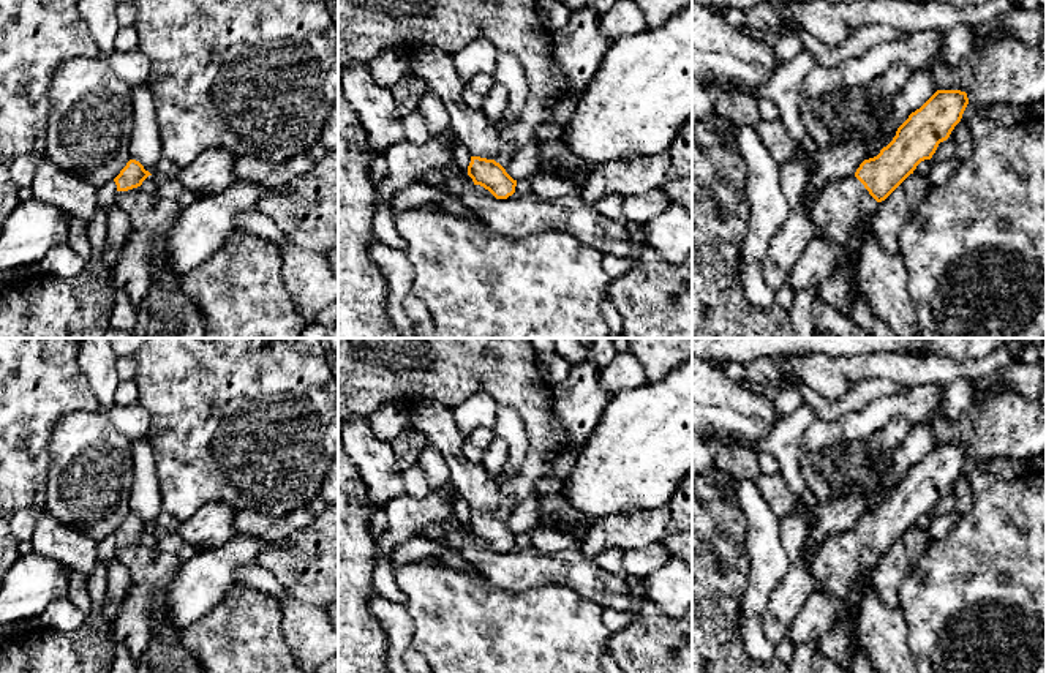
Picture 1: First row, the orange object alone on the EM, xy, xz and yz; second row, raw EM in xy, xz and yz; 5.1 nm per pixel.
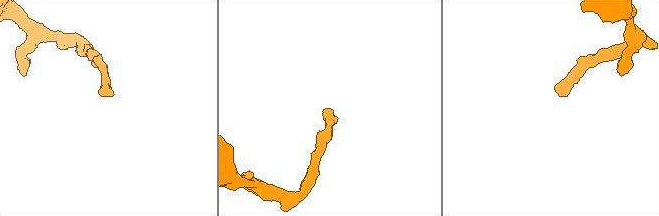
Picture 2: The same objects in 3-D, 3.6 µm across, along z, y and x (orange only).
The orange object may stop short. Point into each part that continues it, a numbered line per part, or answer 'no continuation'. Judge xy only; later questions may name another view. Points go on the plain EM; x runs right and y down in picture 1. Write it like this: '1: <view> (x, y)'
1: xy (165, 653)

